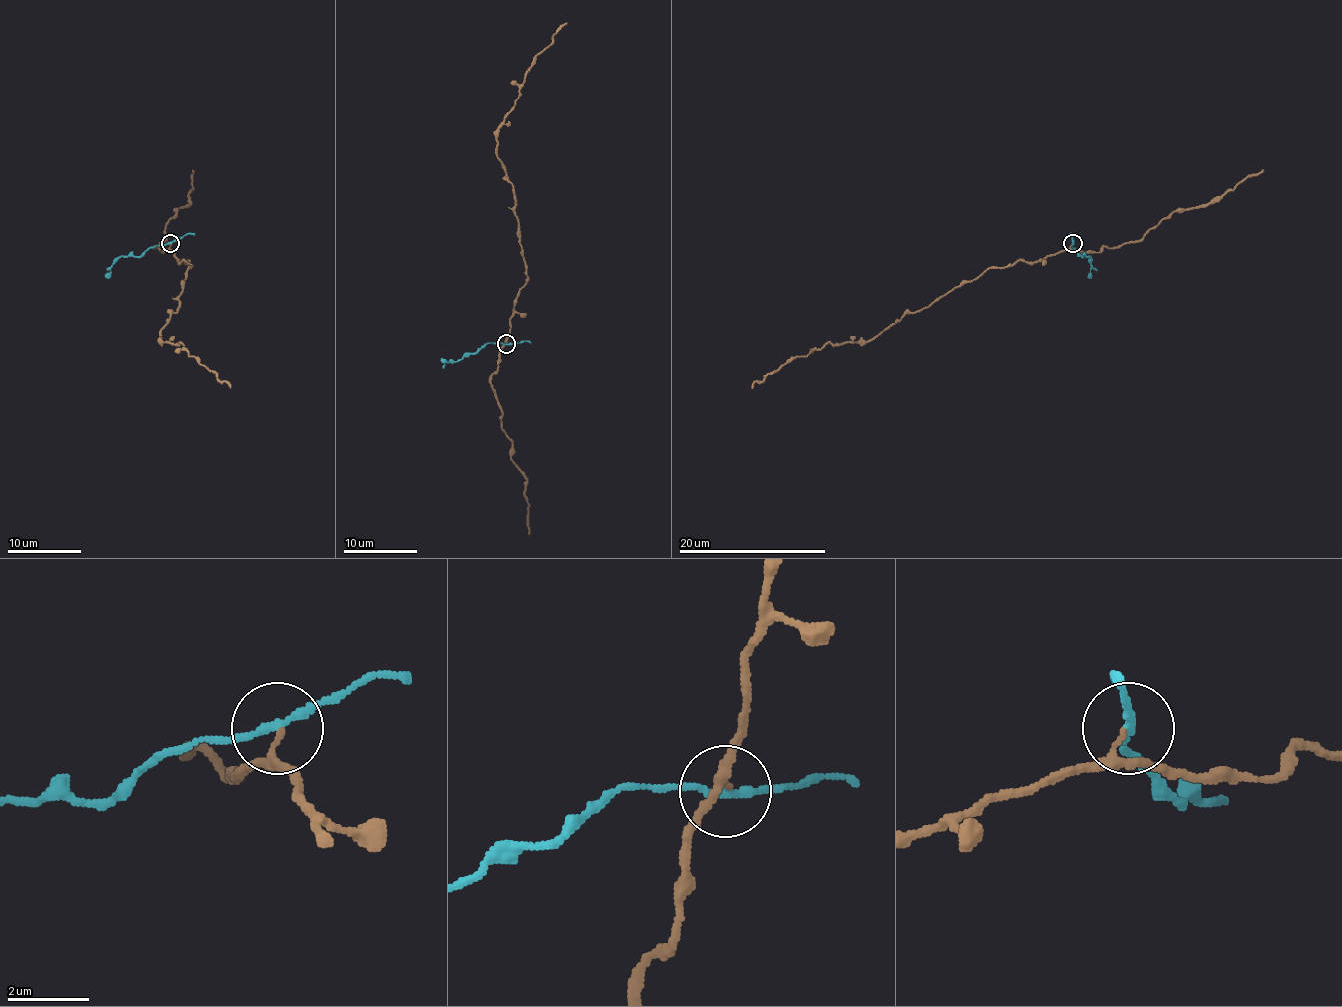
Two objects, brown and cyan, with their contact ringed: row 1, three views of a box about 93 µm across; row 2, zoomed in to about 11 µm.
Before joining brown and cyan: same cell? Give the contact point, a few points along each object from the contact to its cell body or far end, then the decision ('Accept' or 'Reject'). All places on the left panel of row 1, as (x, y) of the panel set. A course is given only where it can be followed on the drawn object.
Place: (170, 243). Course of brown: (170, 243), (179, 262), (190, 267), (179, 308), (161, 328), (161, 339), (181, 343), (231, 387). Course of cyan: (170, 243), (148, 247), (138, 256), (122, 256), (111, 267), (107, 279). Reject

